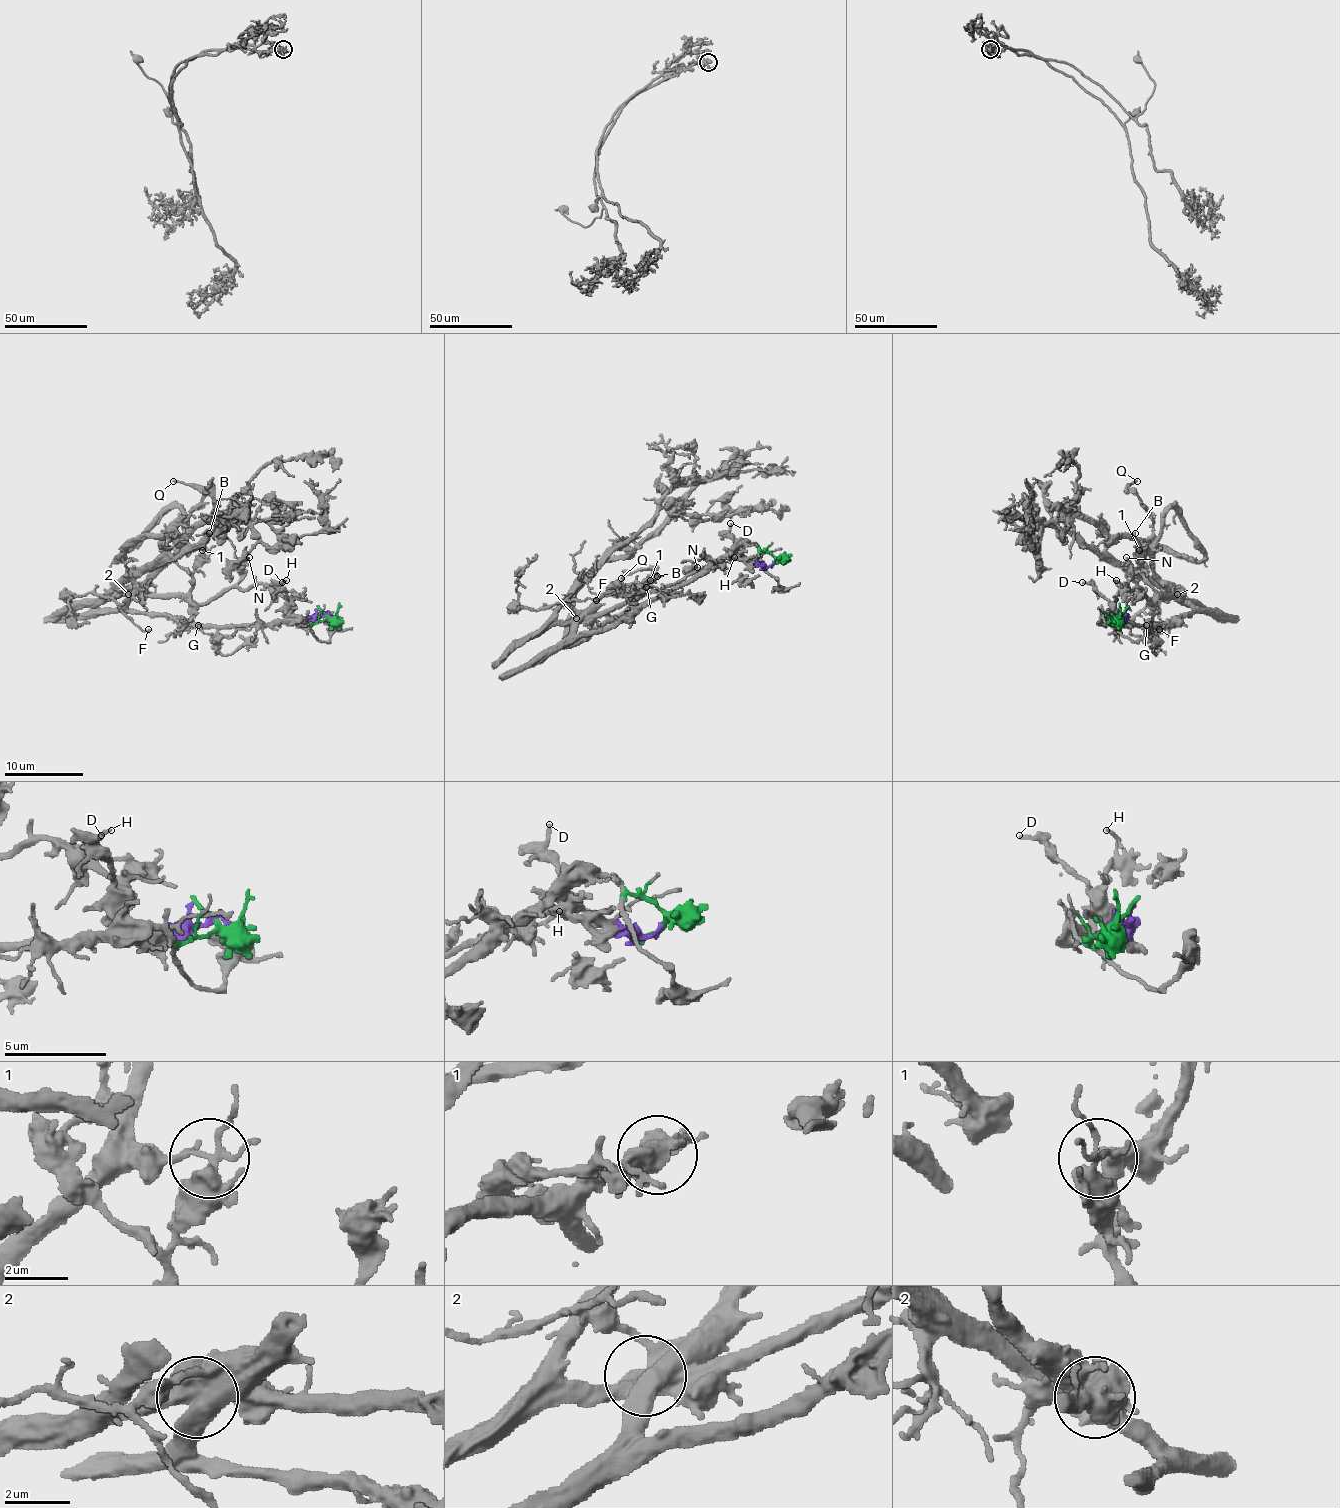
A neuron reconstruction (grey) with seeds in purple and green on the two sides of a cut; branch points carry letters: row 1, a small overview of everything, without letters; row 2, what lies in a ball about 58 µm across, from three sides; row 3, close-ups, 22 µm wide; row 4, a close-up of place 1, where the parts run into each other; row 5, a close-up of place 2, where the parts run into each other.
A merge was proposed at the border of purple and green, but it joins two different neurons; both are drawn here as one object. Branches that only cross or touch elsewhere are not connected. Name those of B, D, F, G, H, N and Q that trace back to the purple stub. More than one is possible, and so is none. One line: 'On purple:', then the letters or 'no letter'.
On purple: B, D, H, N, Q

